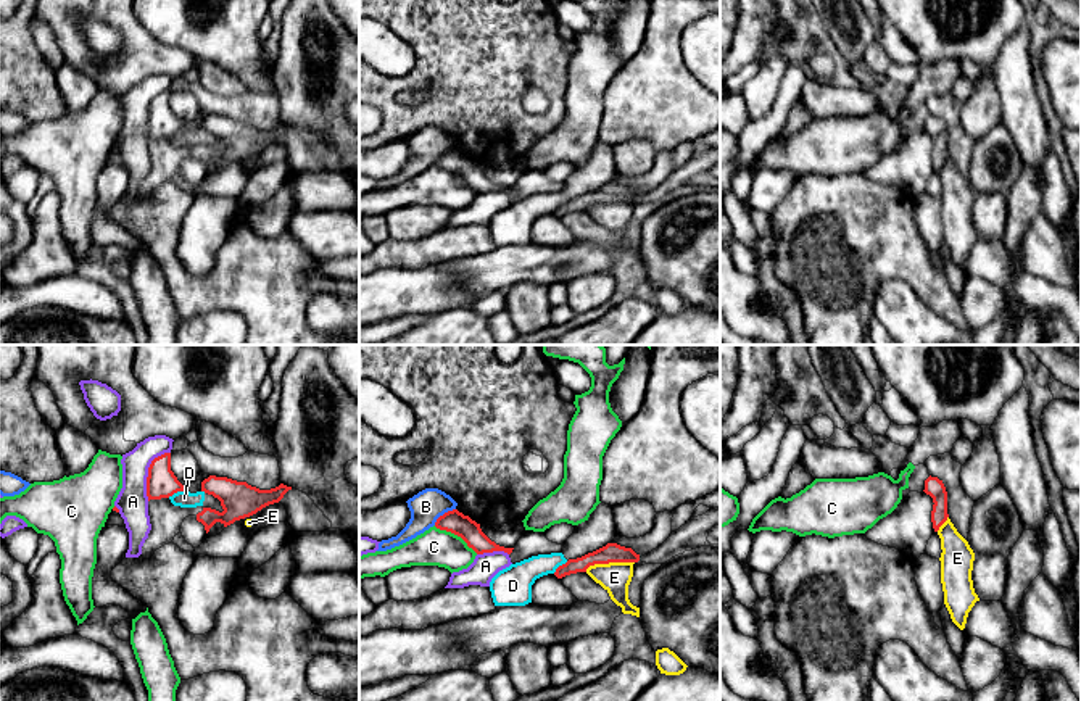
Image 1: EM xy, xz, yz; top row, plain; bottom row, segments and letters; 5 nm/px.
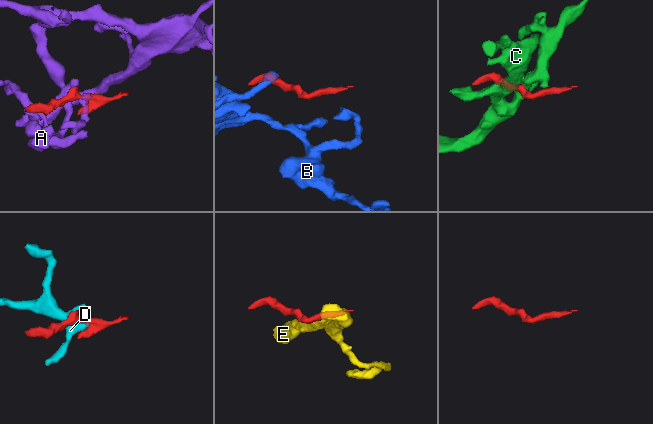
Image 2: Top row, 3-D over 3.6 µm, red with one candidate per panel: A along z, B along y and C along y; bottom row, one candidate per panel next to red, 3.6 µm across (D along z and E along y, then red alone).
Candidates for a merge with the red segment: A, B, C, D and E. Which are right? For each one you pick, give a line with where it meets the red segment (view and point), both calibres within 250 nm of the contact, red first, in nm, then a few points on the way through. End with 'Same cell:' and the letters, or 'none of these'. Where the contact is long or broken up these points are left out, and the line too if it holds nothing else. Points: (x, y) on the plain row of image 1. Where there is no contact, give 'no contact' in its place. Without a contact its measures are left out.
Same cell: none of these

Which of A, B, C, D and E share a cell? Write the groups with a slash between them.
A / B / C / D / E

